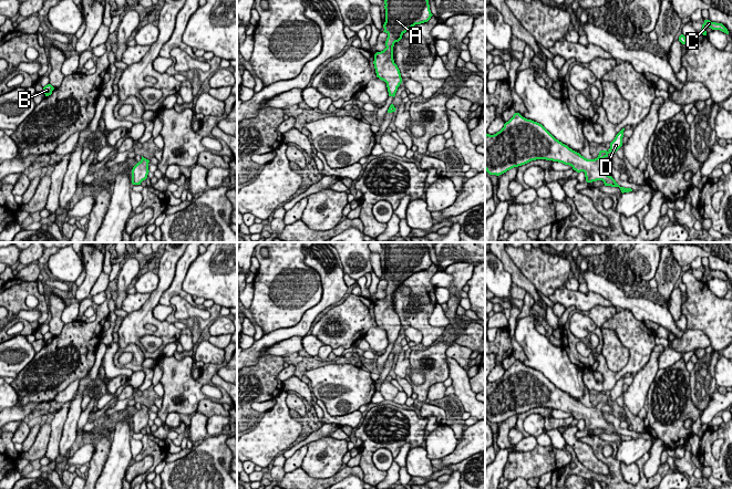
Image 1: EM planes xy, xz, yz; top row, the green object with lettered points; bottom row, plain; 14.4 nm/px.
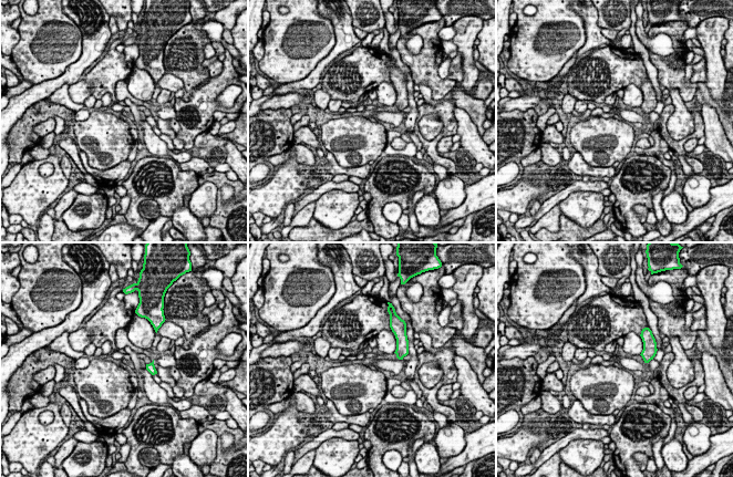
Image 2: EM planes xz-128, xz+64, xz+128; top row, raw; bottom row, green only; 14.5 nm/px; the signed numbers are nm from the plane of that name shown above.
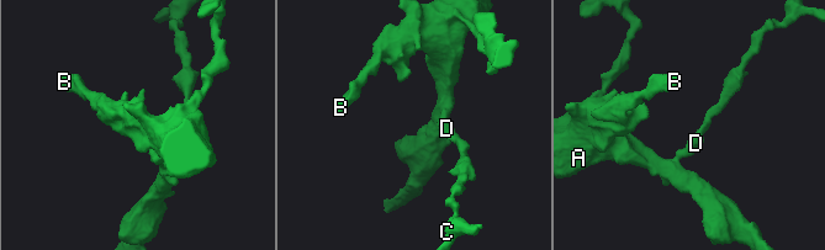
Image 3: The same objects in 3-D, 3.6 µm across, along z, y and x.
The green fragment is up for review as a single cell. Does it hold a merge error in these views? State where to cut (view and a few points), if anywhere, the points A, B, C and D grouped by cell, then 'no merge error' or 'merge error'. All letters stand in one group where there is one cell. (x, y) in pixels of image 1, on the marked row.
cut none; groups A B C D; no merge error

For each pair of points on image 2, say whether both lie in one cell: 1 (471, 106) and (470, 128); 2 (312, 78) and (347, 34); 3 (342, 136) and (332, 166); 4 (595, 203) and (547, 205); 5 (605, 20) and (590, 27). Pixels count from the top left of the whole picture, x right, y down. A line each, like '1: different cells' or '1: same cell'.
1: different cells
2: same cell
3: different cells
4: different cells
5: different cells

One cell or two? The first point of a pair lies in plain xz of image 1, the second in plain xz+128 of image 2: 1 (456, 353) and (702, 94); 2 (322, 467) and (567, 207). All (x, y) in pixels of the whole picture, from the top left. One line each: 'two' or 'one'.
1: one
2: one

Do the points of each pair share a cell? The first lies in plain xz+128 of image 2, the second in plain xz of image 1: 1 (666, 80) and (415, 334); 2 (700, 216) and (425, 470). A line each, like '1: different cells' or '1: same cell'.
1: different cells
2: different cells

